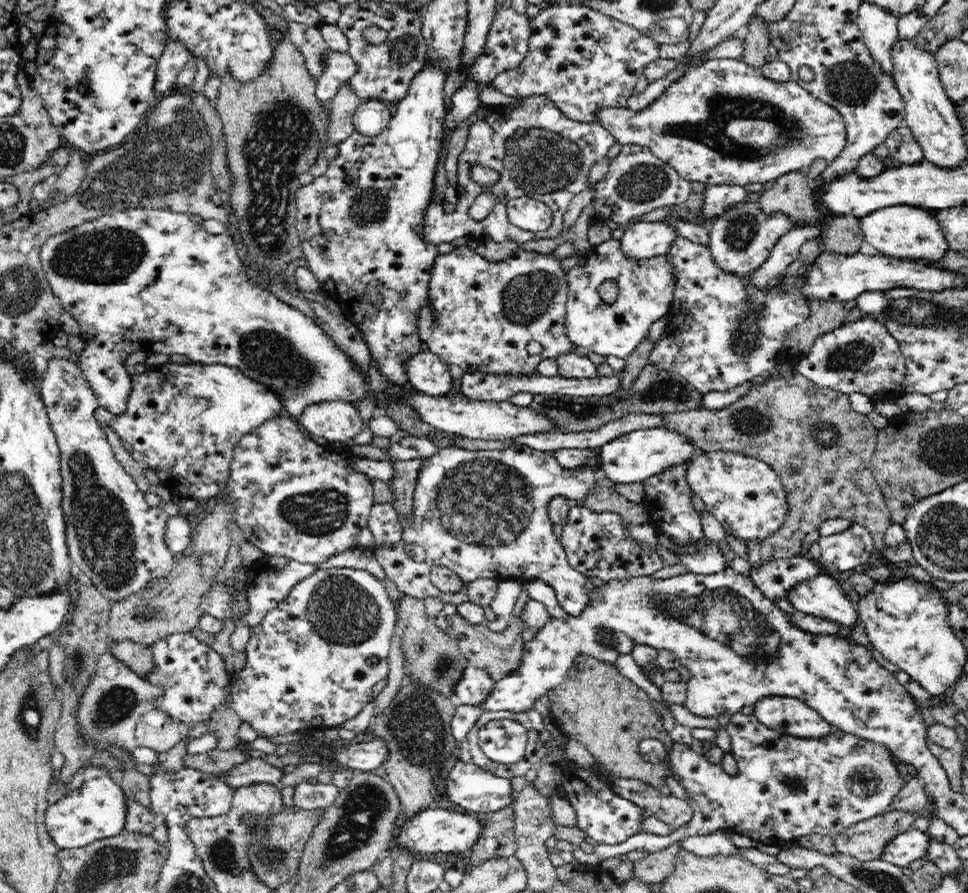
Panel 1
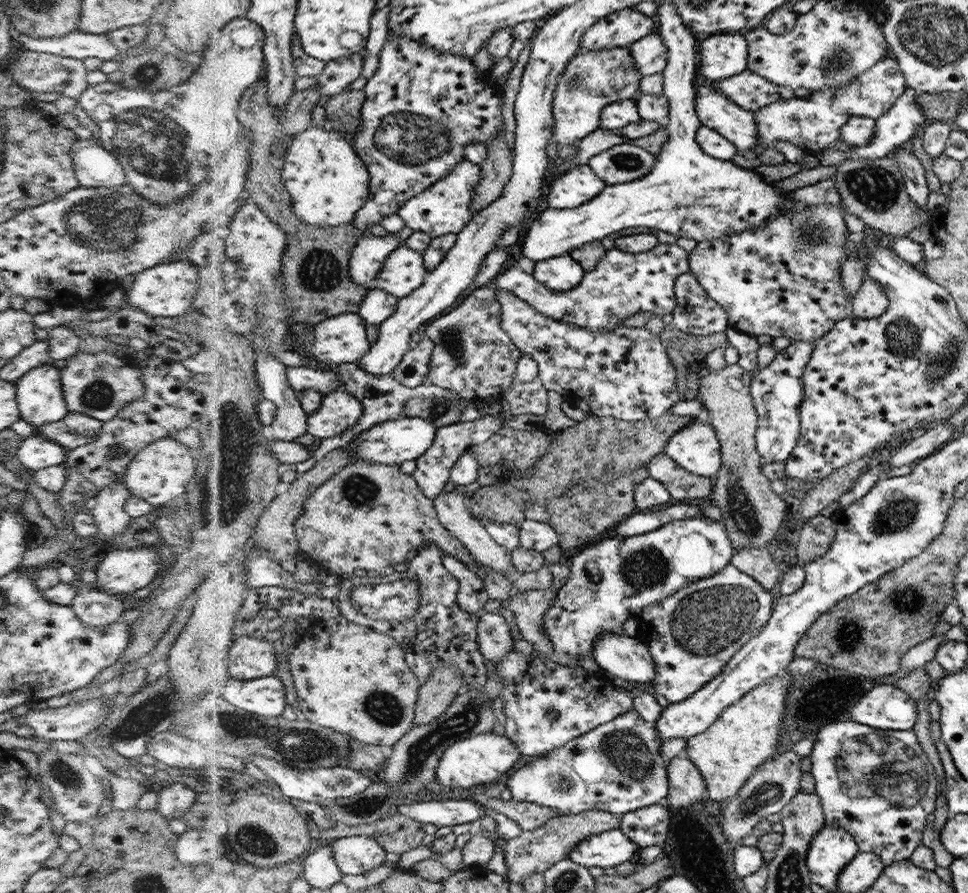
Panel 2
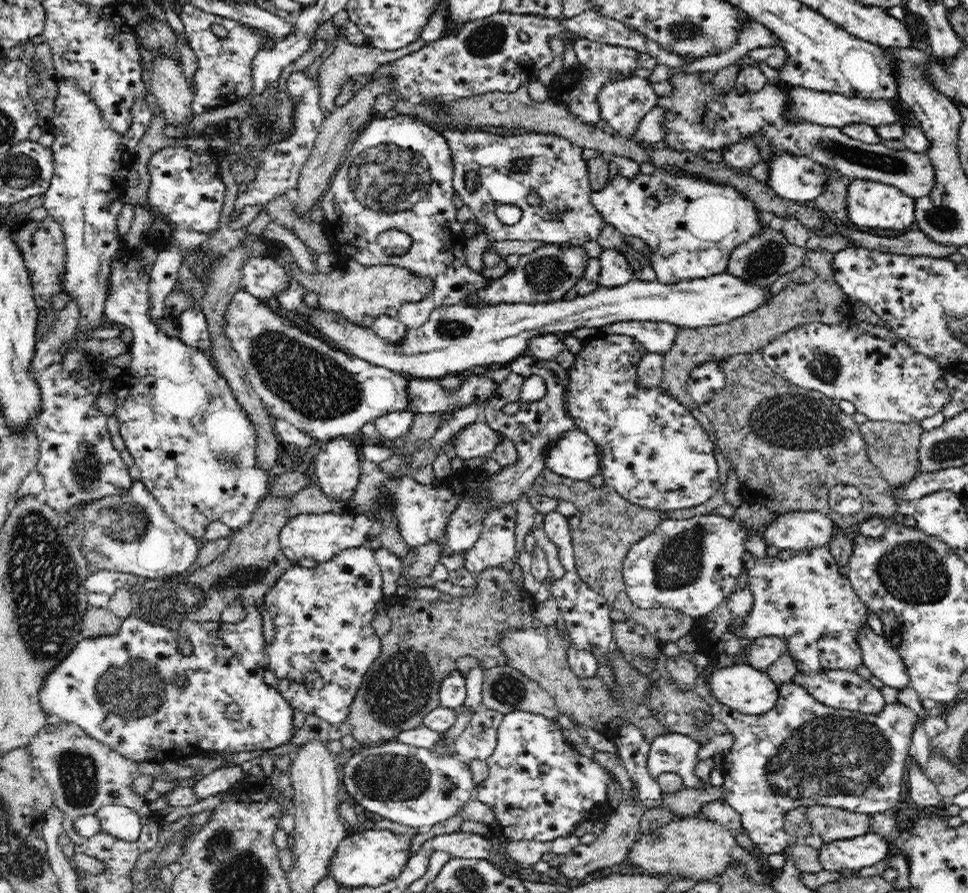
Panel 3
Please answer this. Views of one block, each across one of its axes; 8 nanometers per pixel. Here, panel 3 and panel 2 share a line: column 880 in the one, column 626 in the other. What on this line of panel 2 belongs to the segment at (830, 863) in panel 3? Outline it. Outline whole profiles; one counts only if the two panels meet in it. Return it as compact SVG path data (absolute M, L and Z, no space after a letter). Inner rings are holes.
M618 828L578 841L570 849L567 858L584 868L600 866L605 869L629 861L640 850L642 848Z

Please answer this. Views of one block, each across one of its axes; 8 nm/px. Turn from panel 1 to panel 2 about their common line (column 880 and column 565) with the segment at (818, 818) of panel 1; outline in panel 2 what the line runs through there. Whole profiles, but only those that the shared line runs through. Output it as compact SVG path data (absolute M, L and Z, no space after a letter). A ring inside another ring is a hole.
M628 710L621 717L614 718L614 721L606 722L581 737L573 738L560 749L551 750L526 763L504 780L502 787L508 788L512 797L518 801L547 806L564 815L601 810L622 816L644 807L665 803L669 796L668 760L664 760L660 754L664 739L658 729L654 722L646 722L638 712Z

